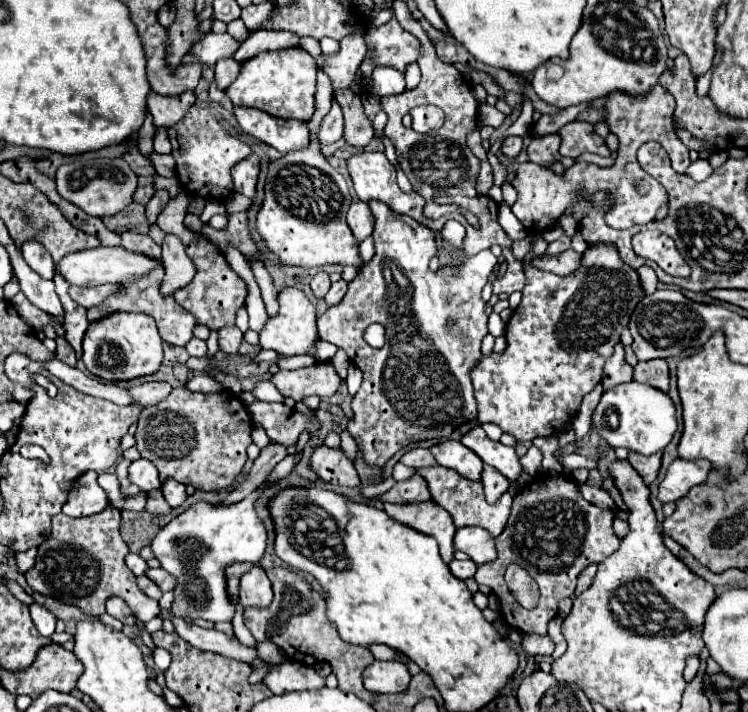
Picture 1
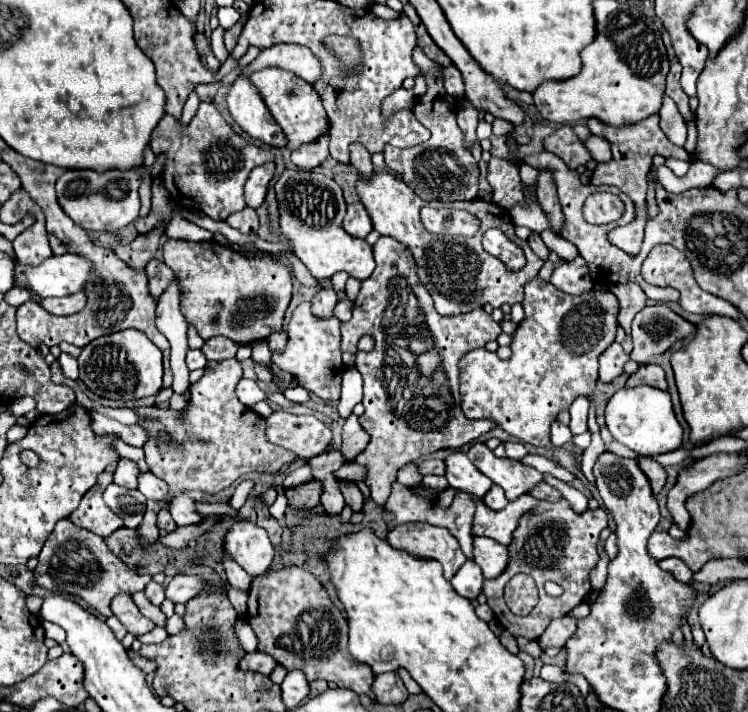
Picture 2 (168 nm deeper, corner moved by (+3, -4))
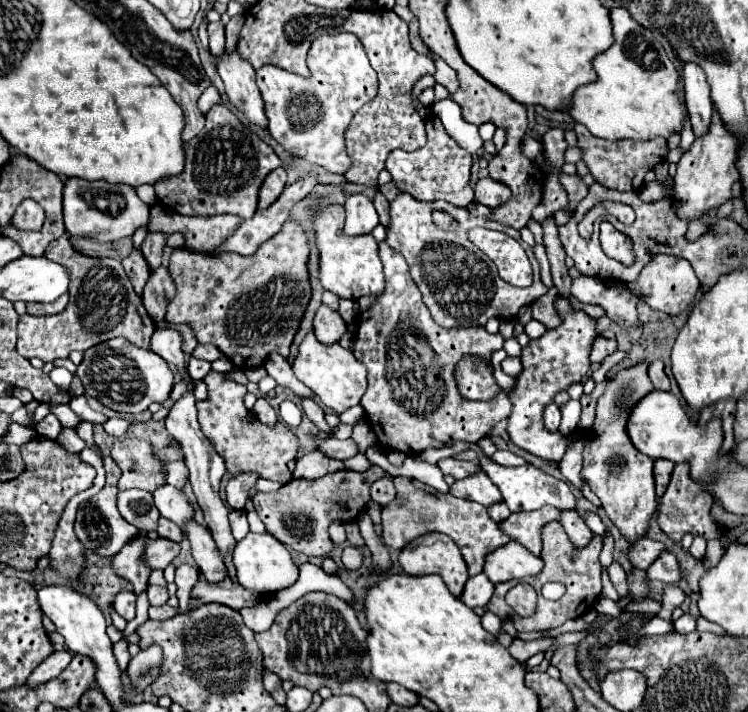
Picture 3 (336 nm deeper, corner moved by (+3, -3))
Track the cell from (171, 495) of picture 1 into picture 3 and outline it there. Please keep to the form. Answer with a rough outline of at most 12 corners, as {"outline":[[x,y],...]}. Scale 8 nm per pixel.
{"outline":[[190,521],[188,541],[200,575],[226,579],[226,565],[206,527]]}

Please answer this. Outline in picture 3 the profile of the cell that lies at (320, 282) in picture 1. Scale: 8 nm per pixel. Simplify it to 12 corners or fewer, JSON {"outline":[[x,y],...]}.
{"outline":[[326,305],[318,309],[314,335],[334,345],[346,333],[342,317]]}

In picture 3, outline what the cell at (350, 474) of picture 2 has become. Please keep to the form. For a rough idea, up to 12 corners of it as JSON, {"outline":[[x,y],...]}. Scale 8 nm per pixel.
{"outline":[[342,469],[256,493],[258,517],[308,557],[334,549],[328,527],[356,521],[388,473]]}

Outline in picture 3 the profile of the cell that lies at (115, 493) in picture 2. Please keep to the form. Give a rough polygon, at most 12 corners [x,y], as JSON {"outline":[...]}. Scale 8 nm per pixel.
{"outline":[[120,491],[122,517],[142,529],[156,531],[158,509],[152,493]]}

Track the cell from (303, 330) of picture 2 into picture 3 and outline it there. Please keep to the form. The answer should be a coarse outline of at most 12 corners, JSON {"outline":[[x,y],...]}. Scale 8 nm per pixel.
{"outline":[[312,333],[294,375],[336,413],[360,403],[366,367]]}

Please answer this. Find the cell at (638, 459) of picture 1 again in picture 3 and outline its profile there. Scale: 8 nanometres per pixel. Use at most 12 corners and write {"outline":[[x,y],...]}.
{"outline":[[666,459],[654,463],[656,495],[666,491],[674,463]]}

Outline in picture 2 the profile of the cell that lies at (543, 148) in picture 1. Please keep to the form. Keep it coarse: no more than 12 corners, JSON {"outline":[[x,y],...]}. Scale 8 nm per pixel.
{"outline":[[538,170],[536,196],[560,232],[564,216],[554,172]]}

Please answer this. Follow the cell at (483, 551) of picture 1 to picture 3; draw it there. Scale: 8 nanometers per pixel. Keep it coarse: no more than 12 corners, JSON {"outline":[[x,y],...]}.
{"outline":[[516,541],[486,557],[492,583],[538,575],[542,559]]}

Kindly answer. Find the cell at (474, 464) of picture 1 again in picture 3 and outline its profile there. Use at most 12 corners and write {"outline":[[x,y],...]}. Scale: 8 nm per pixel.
{"outline":[[486,473],[456,481],[450,493],[484,507],[502,501]]}

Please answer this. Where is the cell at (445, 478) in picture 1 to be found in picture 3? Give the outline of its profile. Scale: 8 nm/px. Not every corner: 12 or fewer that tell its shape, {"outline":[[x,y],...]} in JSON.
{"outline":[[546,505],[530,513],[512,513],[500,523],[534,555],[540,555],[542,527],[560,521]]}

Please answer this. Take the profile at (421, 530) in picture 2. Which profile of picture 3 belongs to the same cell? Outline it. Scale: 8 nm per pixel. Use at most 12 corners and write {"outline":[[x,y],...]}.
{"outline":[[438,532],[402,549],[412,577],[440,575],[454,597],[468,569],[458,545]]}

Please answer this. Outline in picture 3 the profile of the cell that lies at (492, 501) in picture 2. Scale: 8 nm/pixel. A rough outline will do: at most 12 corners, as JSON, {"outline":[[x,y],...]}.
{"outline":[[504,501],[488,507],[494,523],[502,523],[510,515]]}

